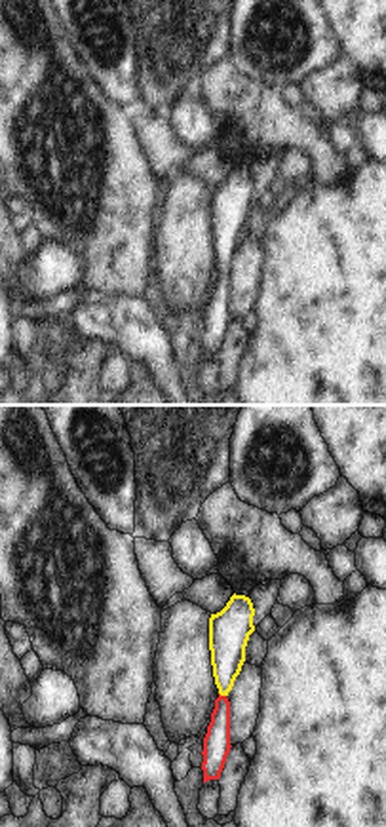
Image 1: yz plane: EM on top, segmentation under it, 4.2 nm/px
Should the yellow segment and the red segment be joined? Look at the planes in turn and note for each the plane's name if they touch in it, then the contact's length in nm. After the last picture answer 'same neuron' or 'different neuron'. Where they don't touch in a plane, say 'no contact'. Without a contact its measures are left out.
meets yellow in yz; contact 40 nm long

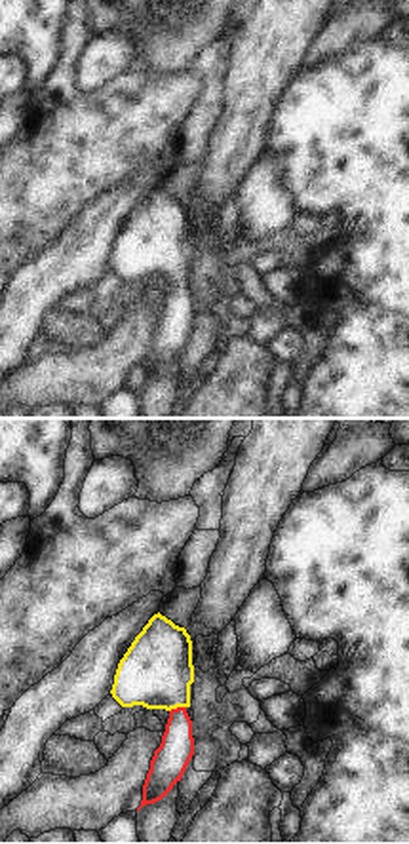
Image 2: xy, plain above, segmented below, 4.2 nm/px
meets yellow in xy; contact 80 nm long

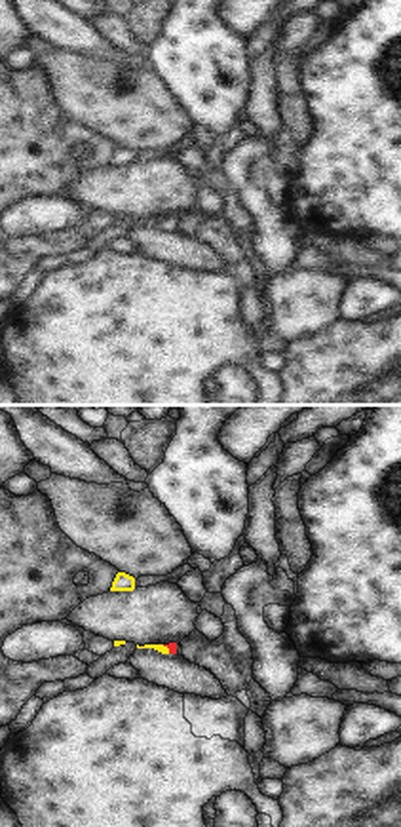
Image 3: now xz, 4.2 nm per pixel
meets yellow in xz; contact 50 nm long

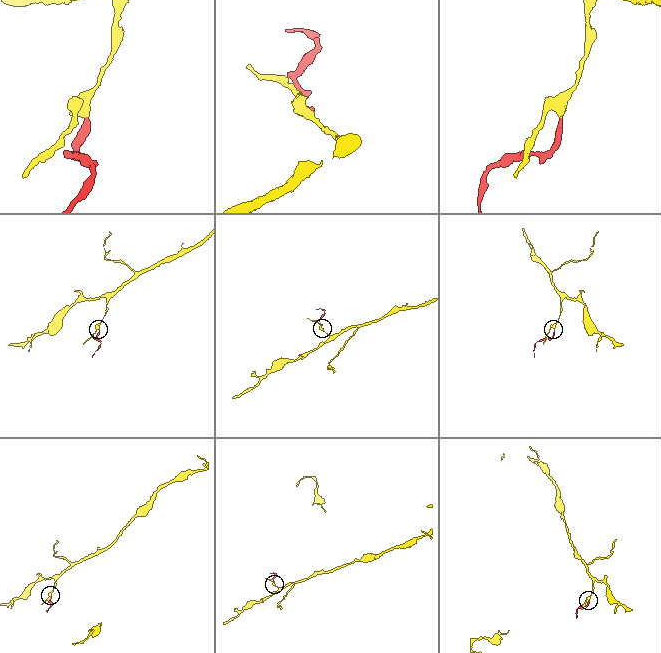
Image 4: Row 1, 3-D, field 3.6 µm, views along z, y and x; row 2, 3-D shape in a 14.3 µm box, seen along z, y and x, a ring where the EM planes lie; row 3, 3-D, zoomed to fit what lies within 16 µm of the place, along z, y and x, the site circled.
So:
same neuron

